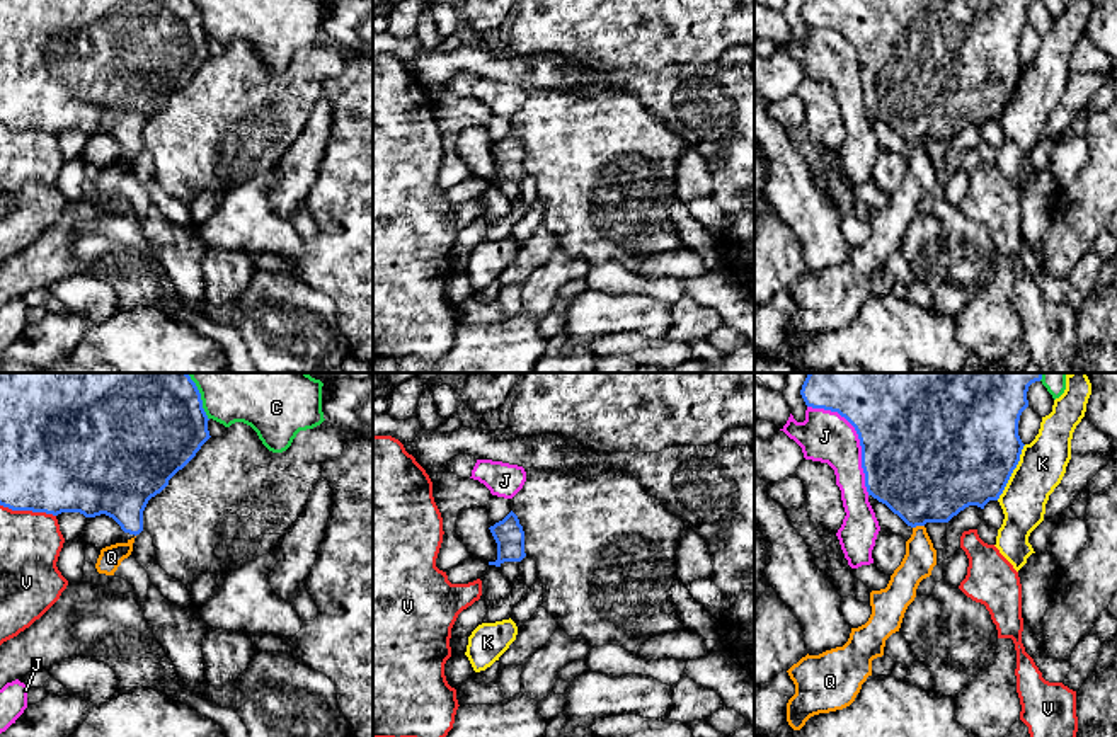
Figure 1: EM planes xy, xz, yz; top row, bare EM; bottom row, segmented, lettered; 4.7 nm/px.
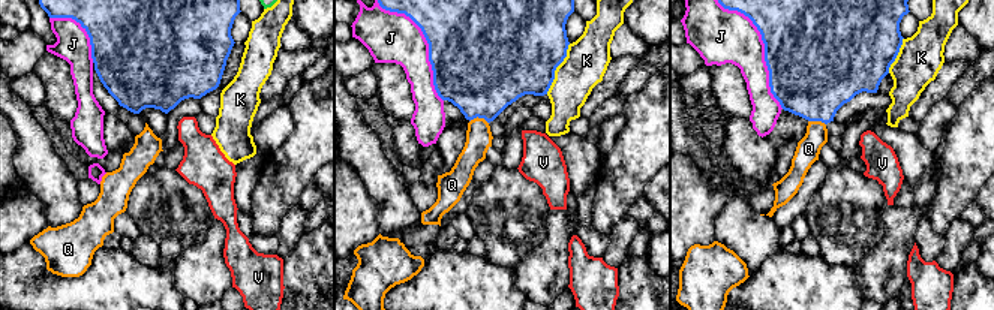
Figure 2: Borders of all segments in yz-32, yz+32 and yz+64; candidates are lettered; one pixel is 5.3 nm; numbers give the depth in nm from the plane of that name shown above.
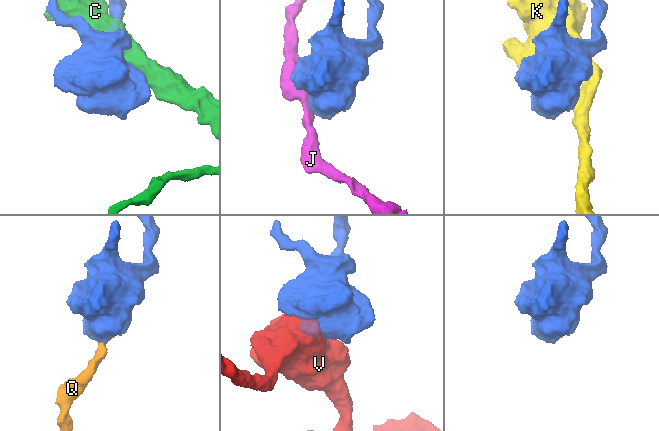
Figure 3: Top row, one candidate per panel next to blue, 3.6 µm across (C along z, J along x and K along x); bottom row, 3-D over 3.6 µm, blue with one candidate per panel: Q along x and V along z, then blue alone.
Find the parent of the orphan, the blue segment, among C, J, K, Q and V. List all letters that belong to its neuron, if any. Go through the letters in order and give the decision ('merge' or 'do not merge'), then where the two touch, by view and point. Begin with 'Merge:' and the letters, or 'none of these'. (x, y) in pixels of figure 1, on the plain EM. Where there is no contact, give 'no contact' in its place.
Merge: Q
C: do not merge; contact xy (201, 19)
J: do not merge; contact yz (859, 57)
K: do not merge; contact yz (1012, 91)
Q: merge; contact yz (918, 143)
V: do not merge; contact xy (28, 128)

